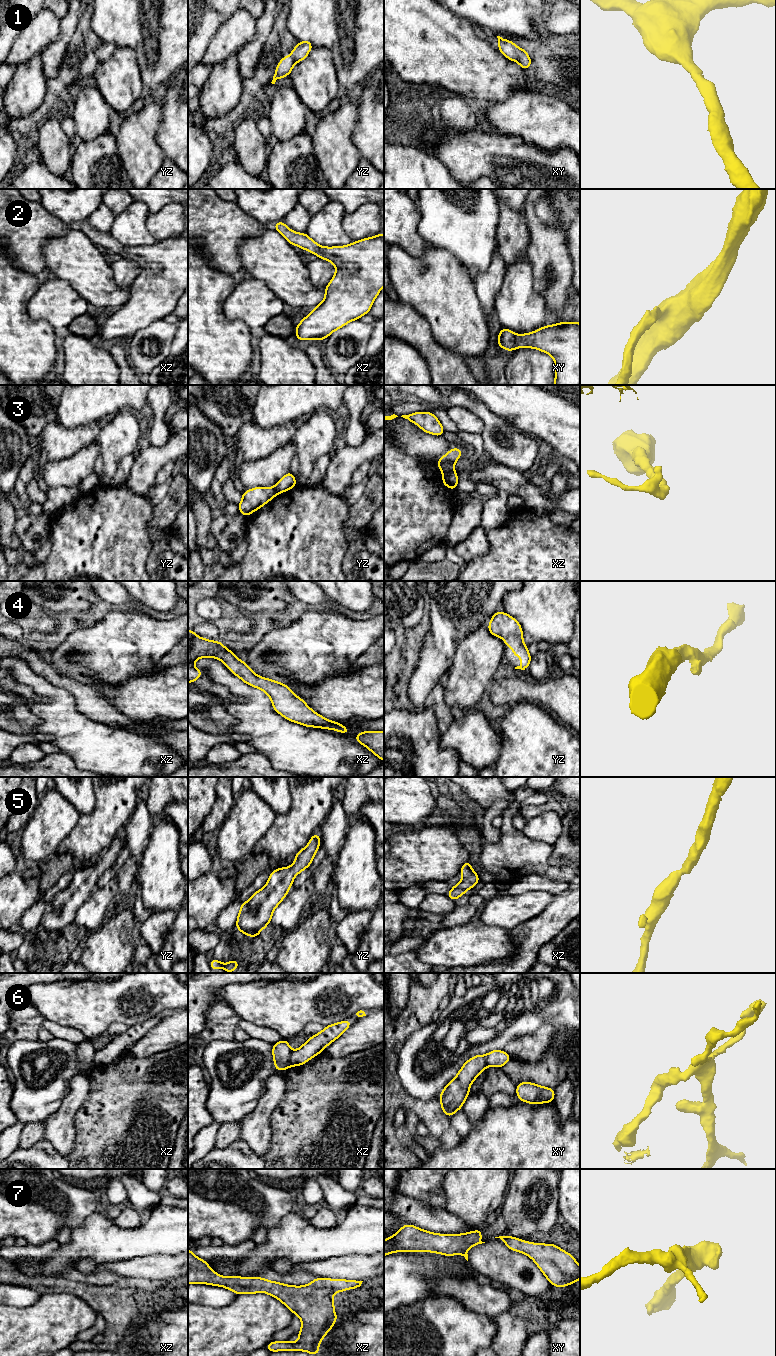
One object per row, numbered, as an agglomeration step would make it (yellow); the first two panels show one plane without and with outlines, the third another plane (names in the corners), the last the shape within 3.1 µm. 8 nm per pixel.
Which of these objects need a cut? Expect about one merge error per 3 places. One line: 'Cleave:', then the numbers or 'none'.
Cleave: 3, 6

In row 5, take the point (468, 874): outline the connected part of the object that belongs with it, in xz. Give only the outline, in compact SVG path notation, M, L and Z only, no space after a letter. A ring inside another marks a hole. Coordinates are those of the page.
M466 861L461 870L460 874L462 875L462 881L454 885L453 888L446 894L451 900L455 901L464 893L472 889L475 884L480 882L479 876L471 868L470 861Z

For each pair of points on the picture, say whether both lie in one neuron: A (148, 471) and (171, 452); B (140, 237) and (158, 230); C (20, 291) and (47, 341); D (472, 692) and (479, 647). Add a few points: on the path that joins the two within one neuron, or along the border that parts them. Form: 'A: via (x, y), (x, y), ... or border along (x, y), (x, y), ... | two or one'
A: via (154, 465), (165, 454) | one
B: border along (149, 212), (146, 218), (146, 227), (157, 241) | two
C: via (18, 306), (18, 321), (32, 335) | one
D: via (472, 681), (472, 670), (477, 658) | one

